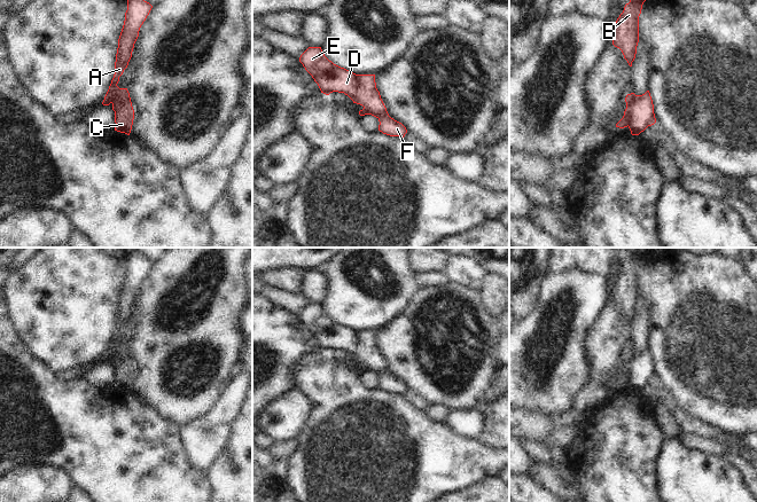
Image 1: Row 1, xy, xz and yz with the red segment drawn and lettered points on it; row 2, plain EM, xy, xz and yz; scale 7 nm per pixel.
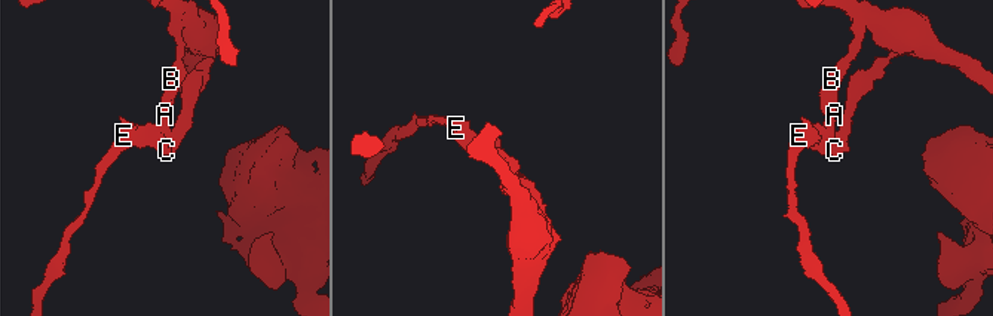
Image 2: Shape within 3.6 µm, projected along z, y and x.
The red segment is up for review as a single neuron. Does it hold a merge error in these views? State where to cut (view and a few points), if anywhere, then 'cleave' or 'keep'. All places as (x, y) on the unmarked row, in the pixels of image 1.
yz (635, 352), (630, 363), (630, 379), (627, 382) | cleave

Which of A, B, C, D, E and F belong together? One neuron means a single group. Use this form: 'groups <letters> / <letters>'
groups A B D E / C F

